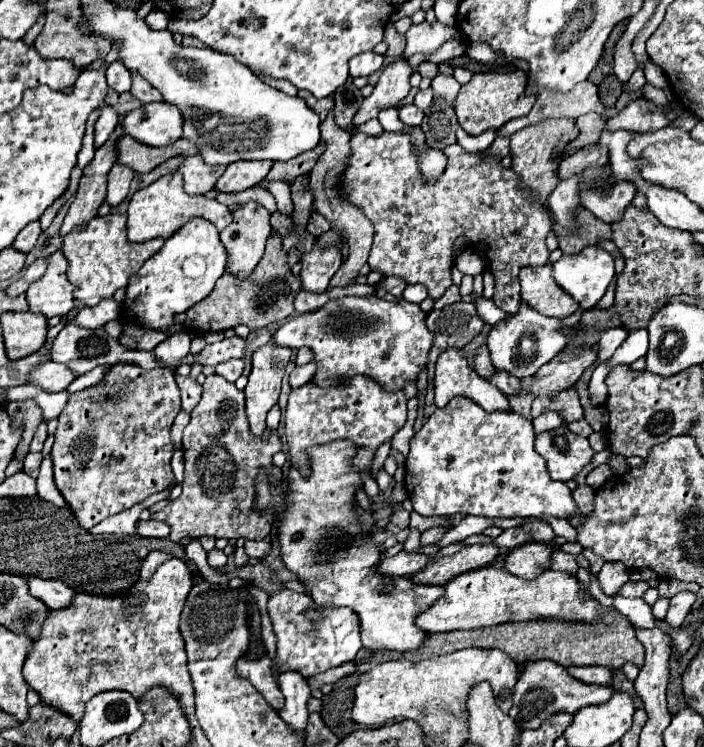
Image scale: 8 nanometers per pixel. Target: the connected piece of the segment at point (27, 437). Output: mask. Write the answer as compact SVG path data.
M29 399L29 401L11 401L7 405L7 413L15 421L15 425L19 425L19 427L23 425L23 439L19 443L19 449L15 451L15 459L23 459L29 453L29 443L39 427L39 423L43 421L43 411L33 399Z

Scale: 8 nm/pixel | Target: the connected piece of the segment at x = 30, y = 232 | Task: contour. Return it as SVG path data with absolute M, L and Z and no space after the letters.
M33 221L31 225L27 225L27 227L19 233L19 237L13 241L11 247L17 249L17 251L21 251L21 253L29 253L29 251L35 247L35 241L37 241L39 233L41 233L39 221Z

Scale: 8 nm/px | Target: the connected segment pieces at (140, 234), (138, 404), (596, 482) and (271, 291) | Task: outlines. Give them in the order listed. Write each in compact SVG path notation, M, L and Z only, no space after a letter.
M179 171L169 173L161 179L157 179L155 183L151 183L149 187L137 191L133 195L133 199L129 201L129 211L127 211L127 233L129 239L133 243L143 243L143 241L151 241L151 239L169 239L179 227L183 227L187 221L201 217L207 219L209 223L213 223L219 231L223 231L229 223L231 223L231 213L227 209L227 205L221 205L215 199L207 199L207 197L191 197L183 191L183 175Z
M113 365L103 383L69 397L59 415L51 457L57 489L83 529L89 531L105 517L175 483L169 431L179 411L179 387L167 367L145 371L137 365Z
M599 465L599 467L595 467L595 469L587 475L587 485L593 487L593 489L599 489L599 487L603 487L611 477L613 477L611 469L609 469L607 465Z
M271 233L265 255L247 281L239 281L237 277L231 277L231 273L223 273L211 295L185 313L185 327L205 335L211 331L233 329L239 323L247 325L249 329L261 329L273 321L287 319L293 313L293 299L299 293L301 281L287 267L287 255L281 249L281 241L283 239L279 233Z

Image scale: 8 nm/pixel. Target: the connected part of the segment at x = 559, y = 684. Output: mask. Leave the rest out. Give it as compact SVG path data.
M543 659L535 663L525 663L523 671L519 675L517 685L513 687L513 707L511 707L511 717L515 723L523 729L537 729L545 719L549 719L555 713L577 713L579 709L587 705L599 705L609 701L613 693L613 687L609 685L585 685L571 677L567 669L555 661Z

